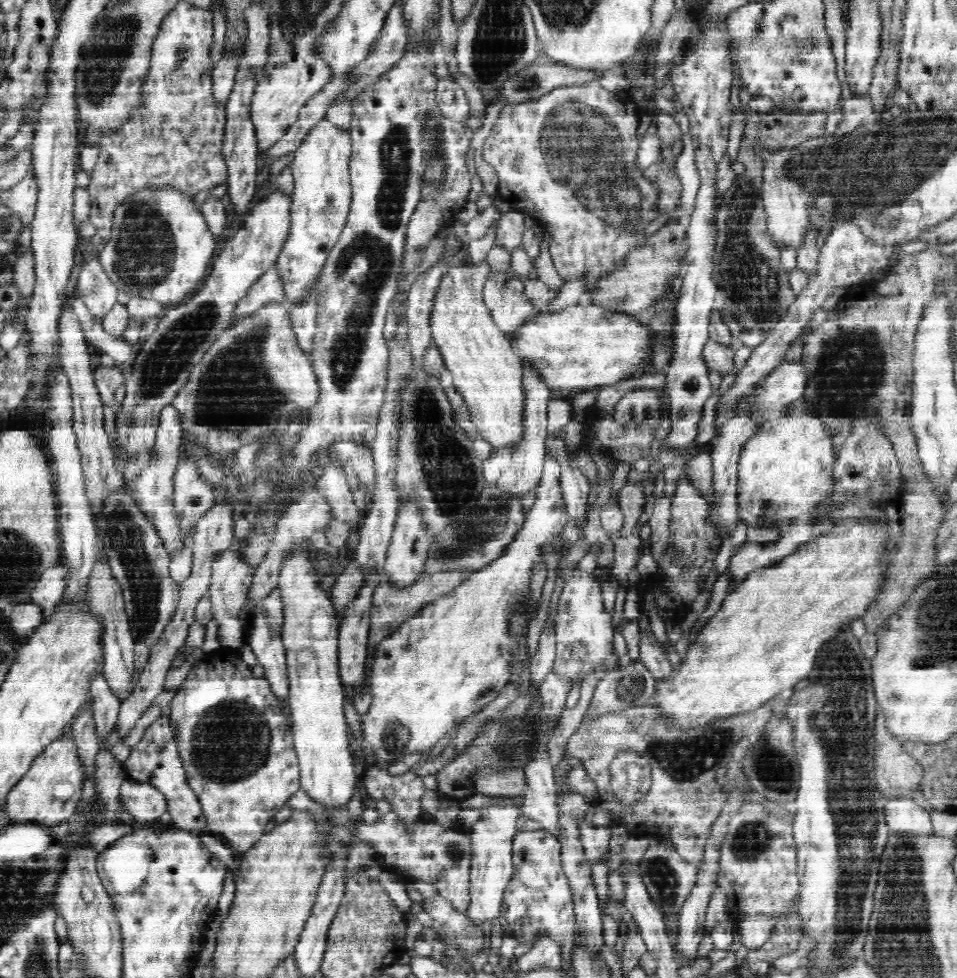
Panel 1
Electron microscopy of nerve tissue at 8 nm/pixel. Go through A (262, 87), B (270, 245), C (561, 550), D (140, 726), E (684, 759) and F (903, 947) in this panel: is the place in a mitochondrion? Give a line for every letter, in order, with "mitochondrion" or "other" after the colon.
A: other
B: other
C: other
D: other
E: mitochondrion
F: mitochondrion

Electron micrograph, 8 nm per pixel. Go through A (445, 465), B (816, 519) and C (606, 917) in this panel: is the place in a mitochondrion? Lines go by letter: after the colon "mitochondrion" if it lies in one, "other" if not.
A: mitochondrion
B: other
C: other

